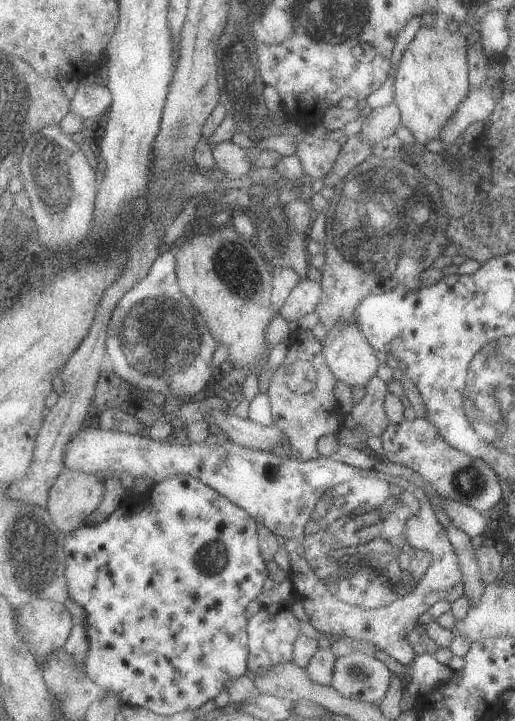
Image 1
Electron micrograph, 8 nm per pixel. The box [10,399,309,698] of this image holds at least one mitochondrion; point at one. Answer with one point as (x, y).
(212, 558)

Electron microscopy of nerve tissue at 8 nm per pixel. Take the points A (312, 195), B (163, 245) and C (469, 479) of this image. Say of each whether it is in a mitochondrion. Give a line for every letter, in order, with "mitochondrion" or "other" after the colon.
A: other
B: other
C: mitochondrion

